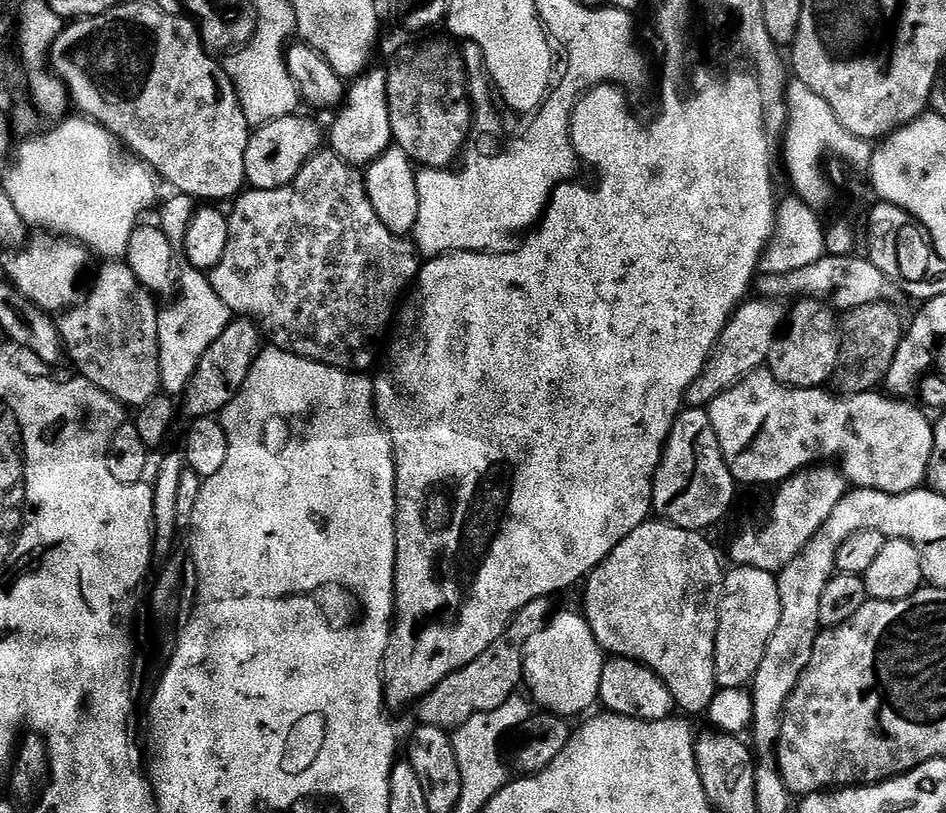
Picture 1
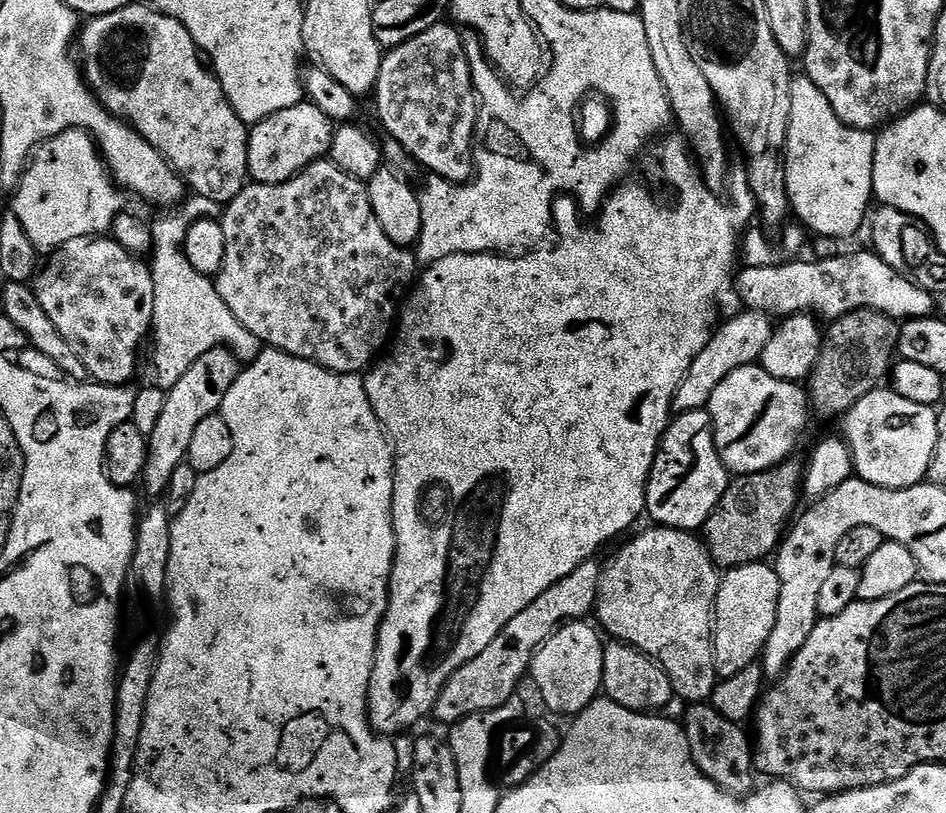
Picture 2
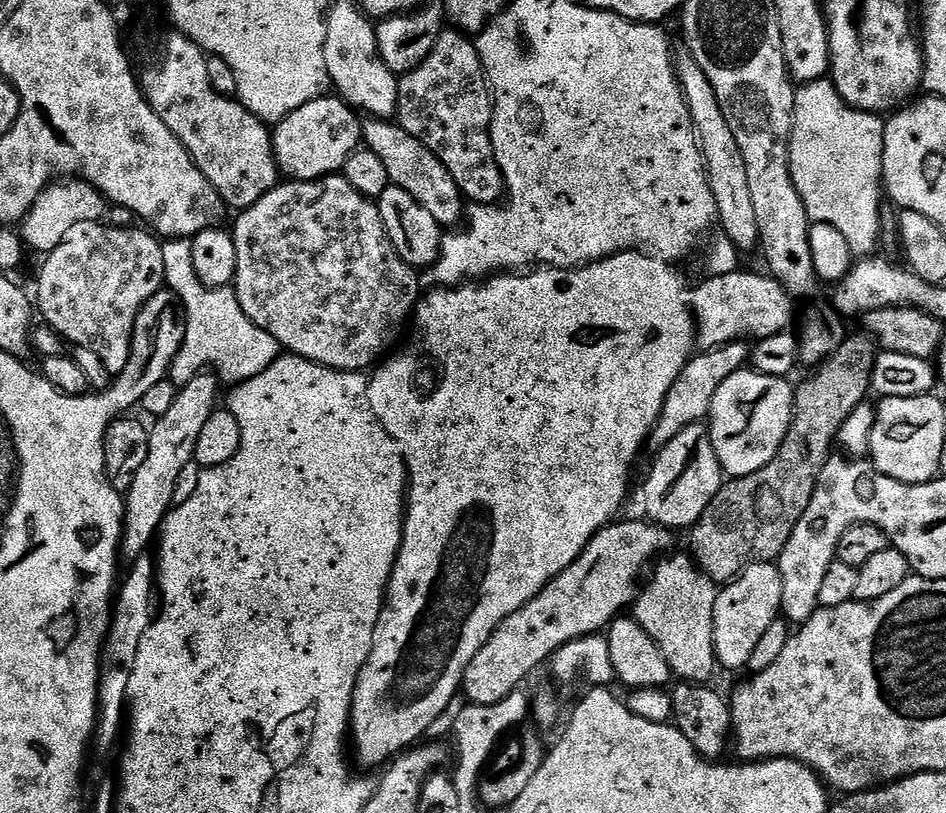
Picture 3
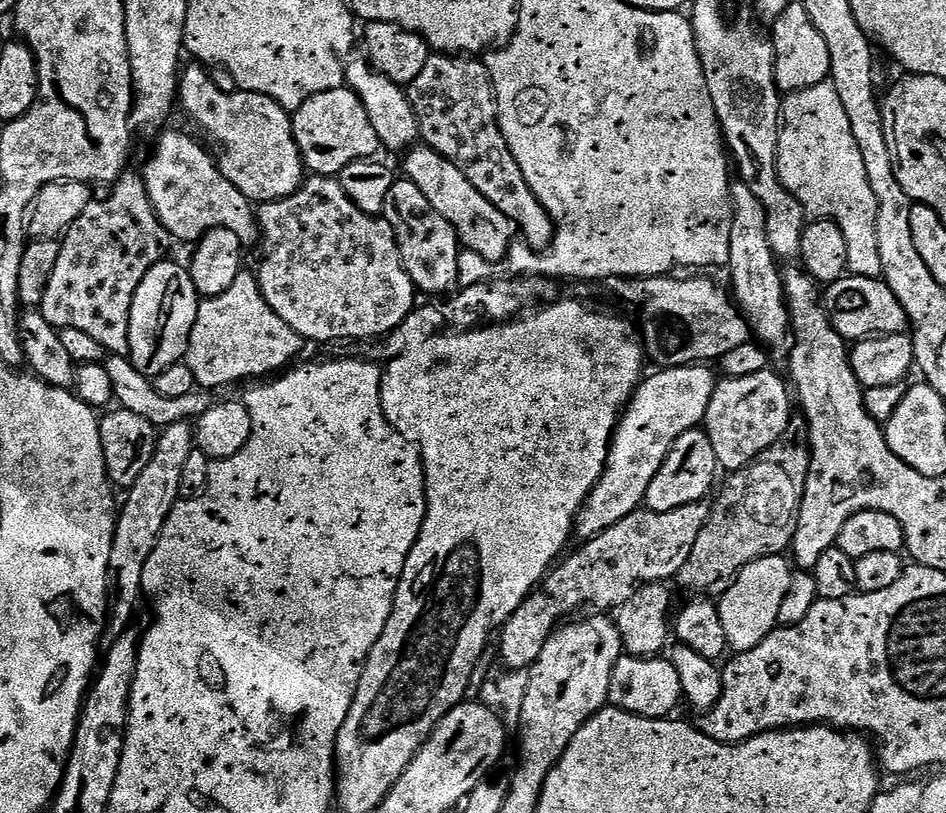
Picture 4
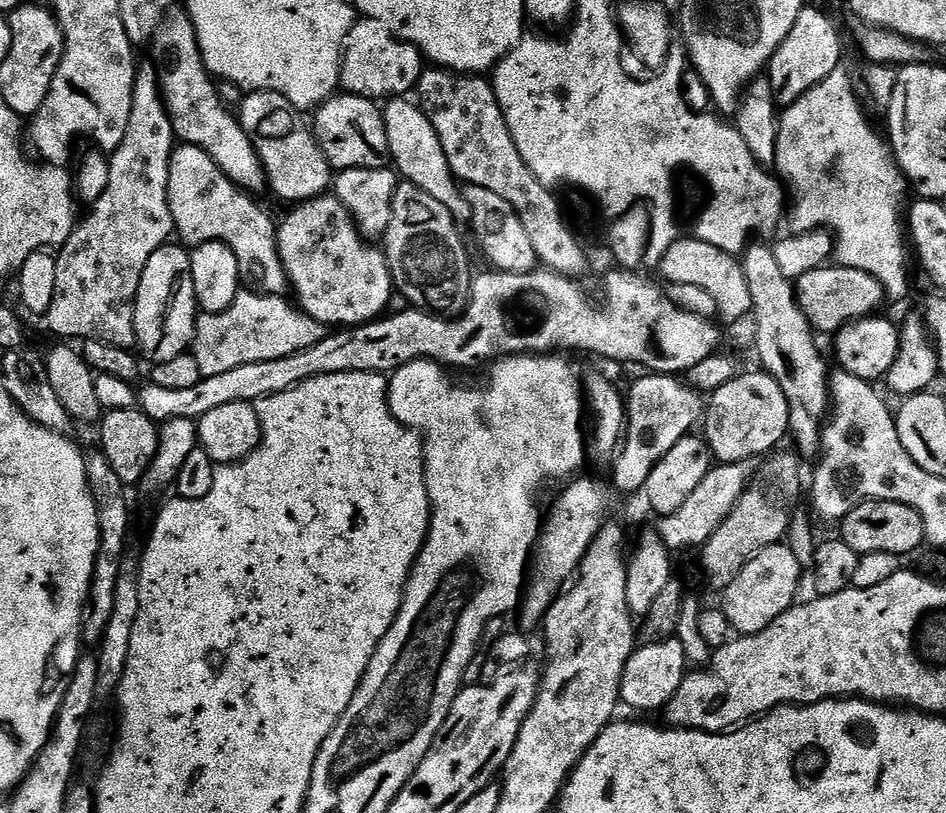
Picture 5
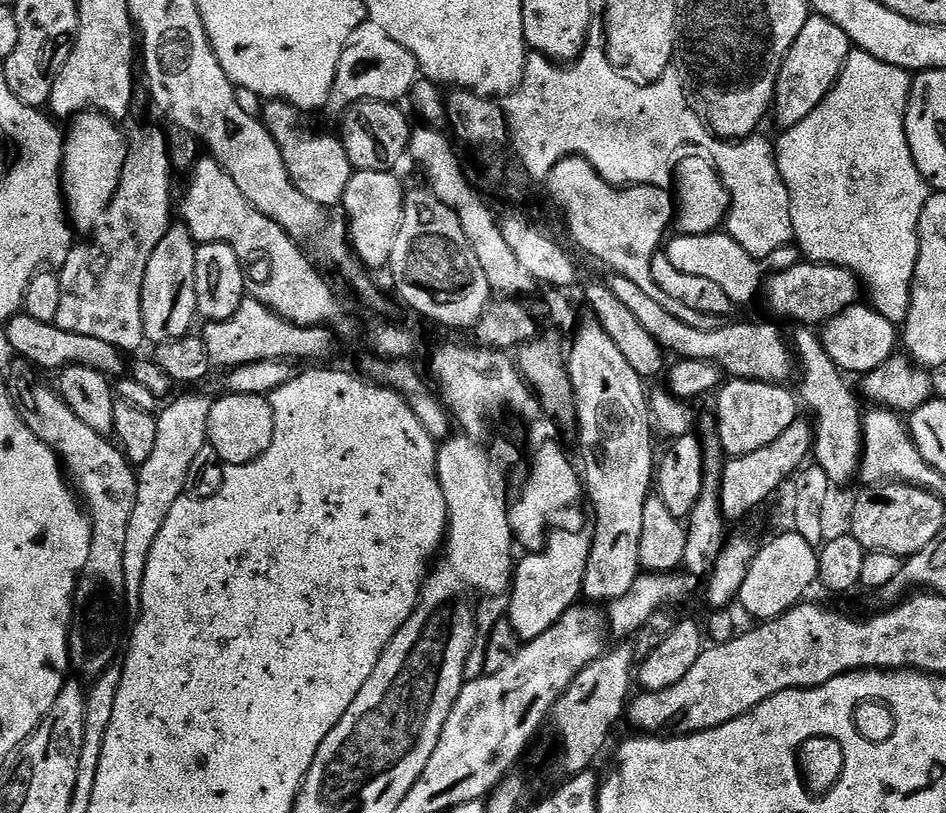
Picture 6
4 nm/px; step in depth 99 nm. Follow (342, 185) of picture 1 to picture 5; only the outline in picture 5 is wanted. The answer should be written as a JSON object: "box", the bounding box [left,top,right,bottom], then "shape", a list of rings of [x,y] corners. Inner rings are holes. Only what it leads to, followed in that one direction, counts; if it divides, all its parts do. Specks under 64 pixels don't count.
{"box":[276,195,394,326],"shape":[[[335,195],[315,196],[293,208],[296,209],[284,221],[279,221],[276,245],[280,247],[287,283],[296,291],[294,300],[300,311],[329,326],[370,324],[381,319],[394,297],[388,257],[362,235]]]}

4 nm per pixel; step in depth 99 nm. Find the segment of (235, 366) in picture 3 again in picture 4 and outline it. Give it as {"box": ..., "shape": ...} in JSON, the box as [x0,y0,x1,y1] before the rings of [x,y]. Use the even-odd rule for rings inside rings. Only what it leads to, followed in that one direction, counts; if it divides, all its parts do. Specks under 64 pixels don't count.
{"box":[184,270,306,390],"shape":[[[242,270],[226,294],[201,301],[184,362],[201,389],[215,390],[255,376],[271,377],[287,369],[303,348],[306,348],[304,339],[290,330],[266,302],[259,279],[248,270]]]}

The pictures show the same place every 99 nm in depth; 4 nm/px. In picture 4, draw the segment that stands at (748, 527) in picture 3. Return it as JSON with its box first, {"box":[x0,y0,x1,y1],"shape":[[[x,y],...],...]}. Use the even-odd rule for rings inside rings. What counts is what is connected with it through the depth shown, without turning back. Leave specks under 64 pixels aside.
{"box":[674,416,812,594],"shape":[[[794,416],[788,421],[786,431],[783,431],[779,436],[777,442],[774,442],[763,451],[760,456],[757,457],[757,461],[750,464],[747,468],[742,468],[736,473],[733,473],[728,479],[730,479],[726,486],[721,490],[716,501],[711,501],[708,509],[708,517],[706,522],[702,526],[702,530],[698,530],[698,539],[695,540],[694,546],[690,546],[690,558],[686,558],[686,563],[682,565],[682,570],[678,570],[678,574],[674,577],[675,583],[680,583],[680,588],[684,592],[696,592],[692,594],[712,594],[717,588],[717,593],[723,594],[728,587],[731,586],[736,580],[736,576],[746,566],[750,566],[755,560],[761,560],[767,556],[779,556],[787,553],[792,547],[792,539],[796,533],[796,527],[798,526],[798,514],[800,513],[800,502],[805,494],[806,478],[809,476],[809,464],[812,457],[811,449],[809,446],[809,432],[807,420],[802,416]]]}

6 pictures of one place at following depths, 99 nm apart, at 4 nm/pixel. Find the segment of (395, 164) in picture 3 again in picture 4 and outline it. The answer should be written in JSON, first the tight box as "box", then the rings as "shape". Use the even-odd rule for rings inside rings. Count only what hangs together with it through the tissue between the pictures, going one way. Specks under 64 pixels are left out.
{"box":[403,147,514,261],"shape":[[[413,147],[404,158],[403,179],[414,182],[414,186],[418,186],[418,190],[422,190],[426,202],[430,202],[430,206],[434,206],[434,210],[438,210],[438,214],[442,214],[442,218],[446,218],[446,222],[450,222],[461,245],[467,251],[487,260],[503,261],[507,257],[508,249],[514,243],[512,220],[506,218],[506,214],[502,214],[502,210],[498,210],[498,206],[494,206],[494,202],[486,202],[486,198],[482,198],[482,194],[478,194],[478,190],[474,190],[474,182],[470,182],[470,178],[466,178],[466,174],[462,174],[462,170],[458,170],[458,166],[454,166],[449,160],[442,158],[442,154],[438,154],[433,148]]]}

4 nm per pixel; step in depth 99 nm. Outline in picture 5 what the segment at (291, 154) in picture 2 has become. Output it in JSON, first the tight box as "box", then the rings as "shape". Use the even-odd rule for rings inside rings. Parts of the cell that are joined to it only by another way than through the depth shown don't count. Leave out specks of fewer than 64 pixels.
{"box":[315,94,391,169],"shape":[[[337,94],[315,109],[316,141],[333,169],[383,168],[389,163],[391,152],[381,105],[367,96]]]}

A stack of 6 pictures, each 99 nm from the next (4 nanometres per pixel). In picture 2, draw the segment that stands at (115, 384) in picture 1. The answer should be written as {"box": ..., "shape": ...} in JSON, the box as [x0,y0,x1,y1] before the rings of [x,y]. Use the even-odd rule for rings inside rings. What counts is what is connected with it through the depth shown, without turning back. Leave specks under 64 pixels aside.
{"box":[34,236,154,385],"shape":[[[87,236],[66,242],[52,260],[52,268],[39,273],[34,280],[38,302],[62,338],[82,353],[91,379],[98,384],[131,385],[136,376],[136,355],[140,343],[149,339],[154,318],[154,278],[151,267],[139,255],[124,249],[113,238]]]}

